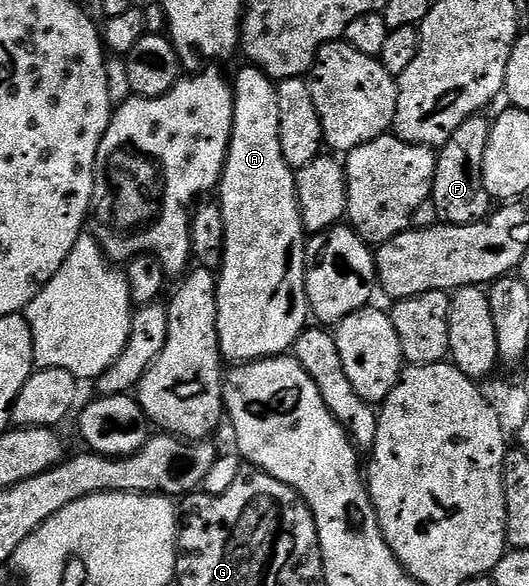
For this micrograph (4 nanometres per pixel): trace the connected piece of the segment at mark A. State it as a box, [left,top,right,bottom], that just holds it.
[216,65,310,365]

